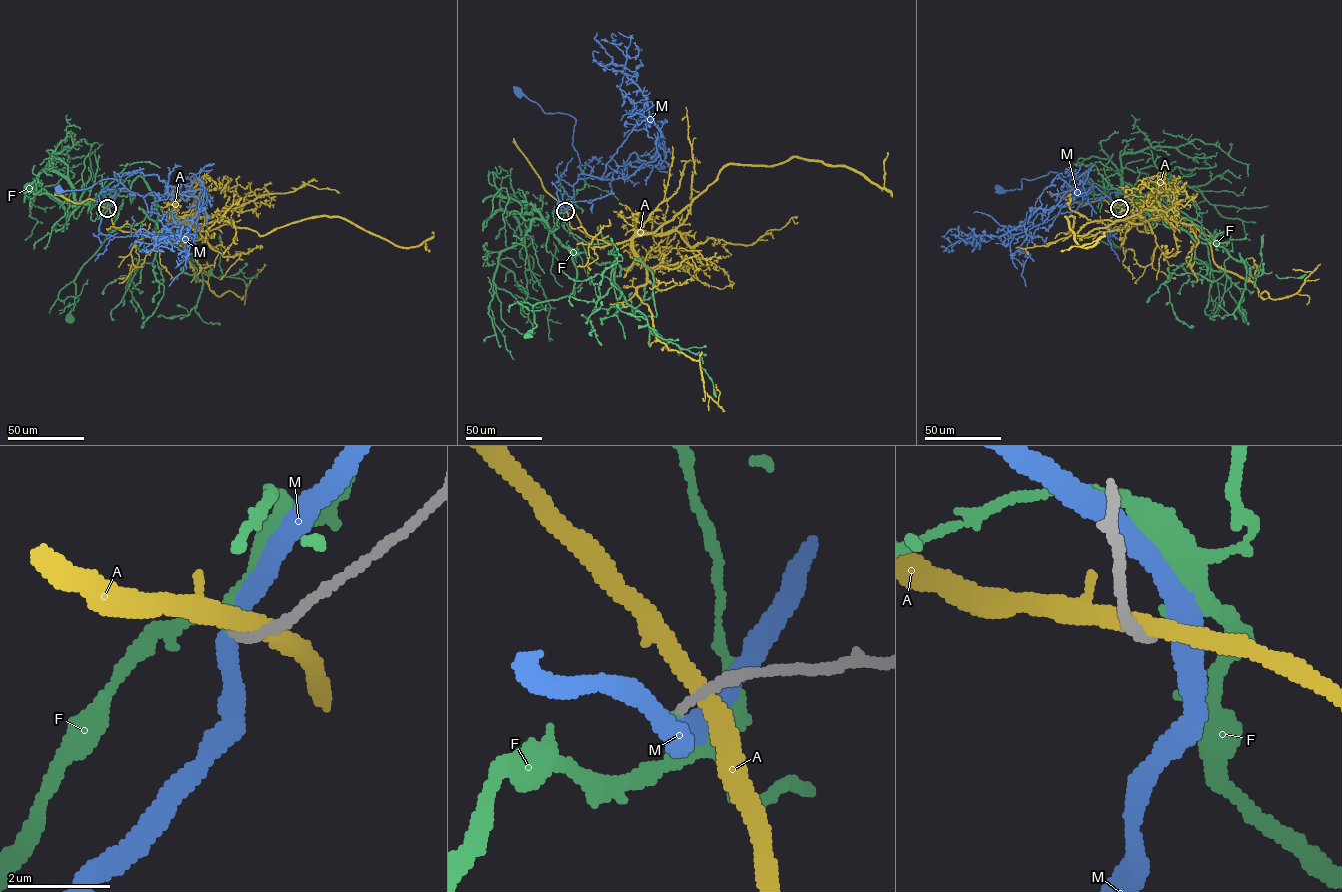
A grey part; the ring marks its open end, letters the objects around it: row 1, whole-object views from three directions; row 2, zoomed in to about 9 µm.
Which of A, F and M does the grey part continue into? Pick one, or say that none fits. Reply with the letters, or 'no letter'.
F

